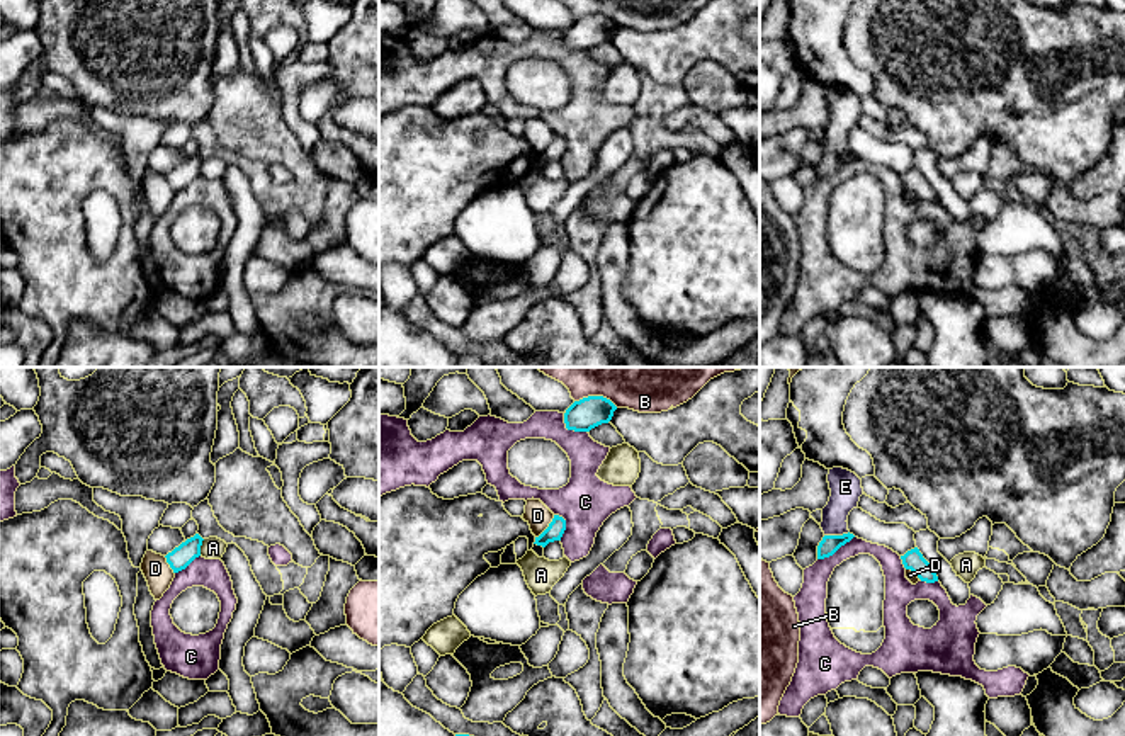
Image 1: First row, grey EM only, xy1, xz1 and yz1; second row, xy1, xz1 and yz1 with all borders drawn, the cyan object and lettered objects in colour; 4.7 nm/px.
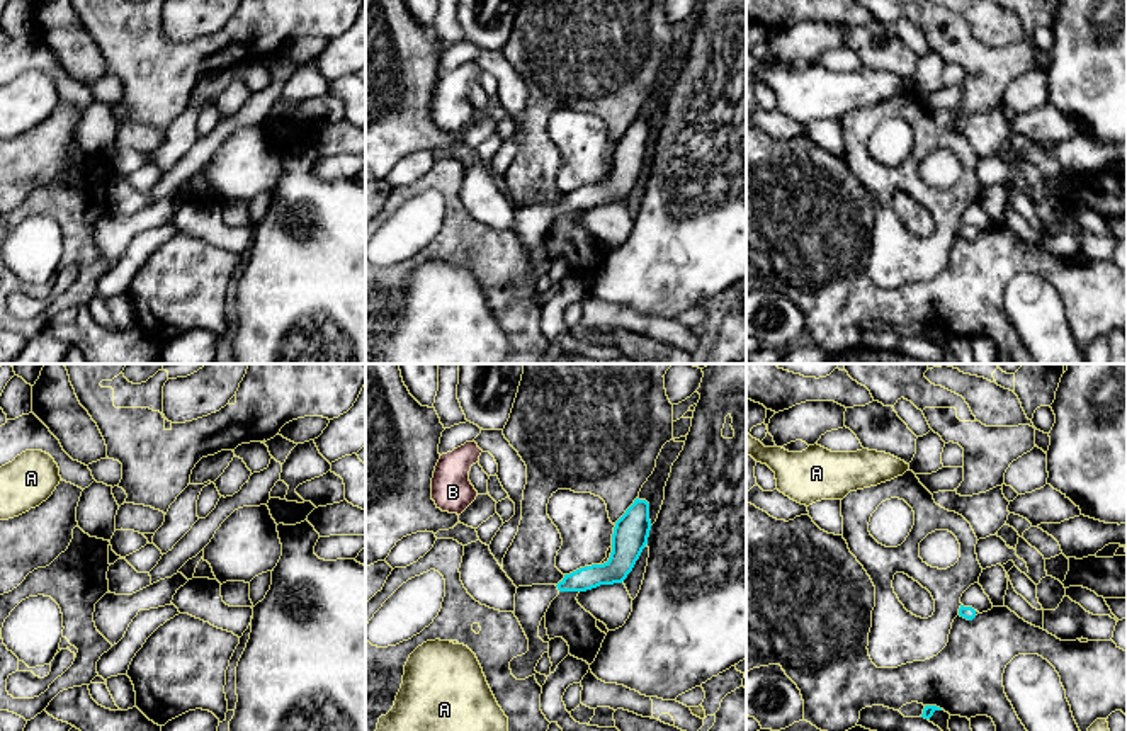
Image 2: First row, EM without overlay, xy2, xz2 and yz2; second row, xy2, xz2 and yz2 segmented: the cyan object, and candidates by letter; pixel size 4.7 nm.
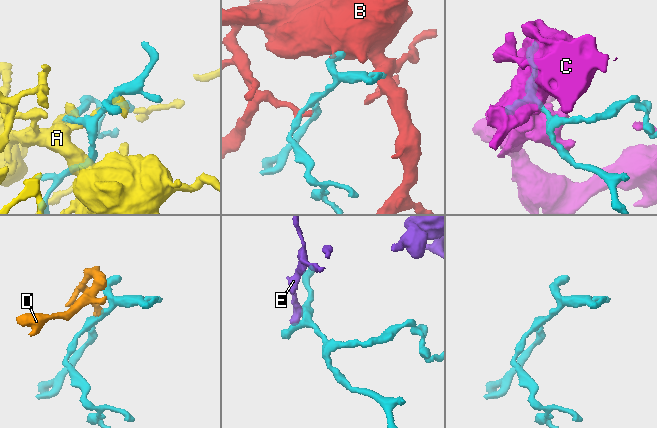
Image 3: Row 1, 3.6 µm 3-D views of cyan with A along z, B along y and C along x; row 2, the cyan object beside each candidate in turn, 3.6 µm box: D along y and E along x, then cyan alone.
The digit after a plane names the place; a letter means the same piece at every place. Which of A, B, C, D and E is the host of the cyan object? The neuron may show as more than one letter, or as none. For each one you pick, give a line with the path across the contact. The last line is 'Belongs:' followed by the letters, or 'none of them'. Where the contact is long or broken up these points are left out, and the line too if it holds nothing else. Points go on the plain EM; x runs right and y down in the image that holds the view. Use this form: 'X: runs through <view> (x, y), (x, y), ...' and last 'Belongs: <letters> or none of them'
Belongs: none of them

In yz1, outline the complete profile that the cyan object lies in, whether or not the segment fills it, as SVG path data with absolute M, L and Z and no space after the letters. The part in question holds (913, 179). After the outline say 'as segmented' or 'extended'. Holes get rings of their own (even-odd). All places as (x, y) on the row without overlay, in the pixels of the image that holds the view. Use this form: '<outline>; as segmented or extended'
M918 167L907 170L904 175L901 175L902 184L906 189L911 189L921 201L935 202L938 201L938 195L931 184L923 177Z; as segmented

